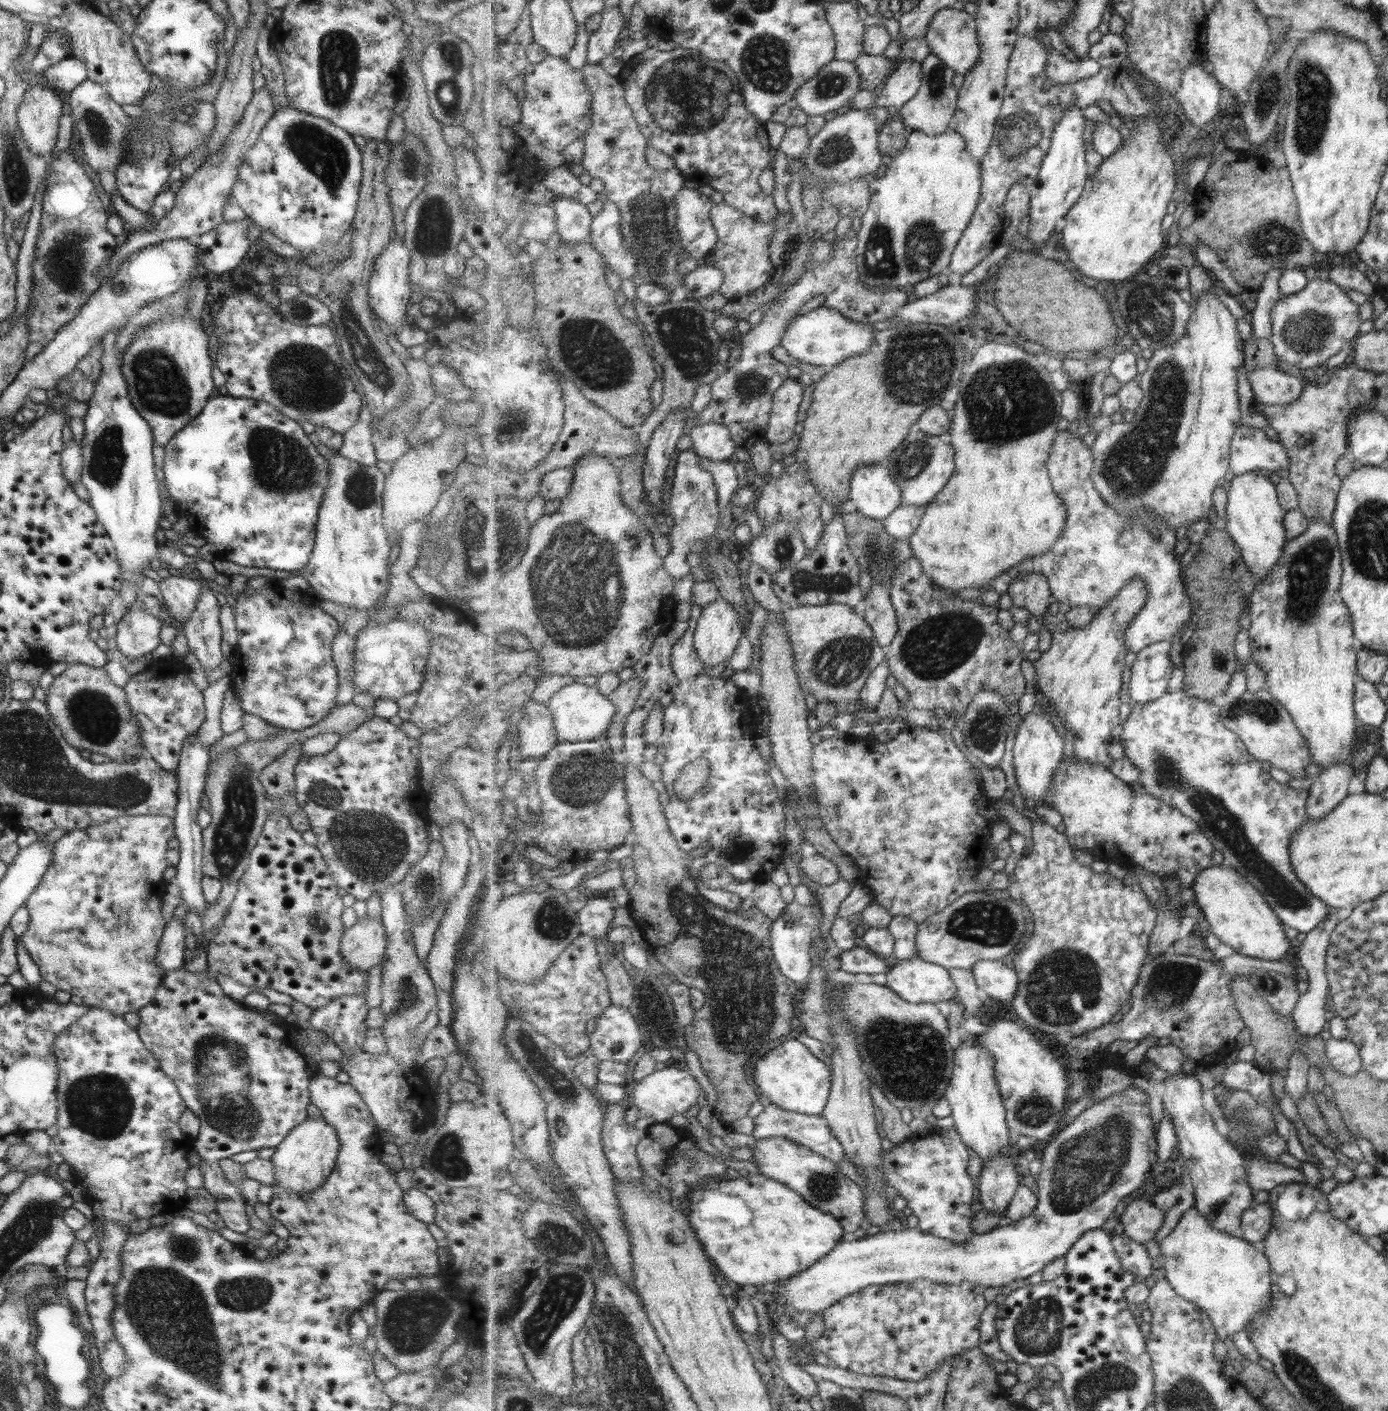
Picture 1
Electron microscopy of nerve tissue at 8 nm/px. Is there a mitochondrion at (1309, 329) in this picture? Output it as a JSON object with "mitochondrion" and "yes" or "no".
{"mitochondrion":"yes"}

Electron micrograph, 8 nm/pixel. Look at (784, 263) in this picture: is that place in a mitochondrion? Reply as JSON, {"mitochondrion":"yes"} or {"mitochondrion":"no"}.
{"mitochondrion":"no"}

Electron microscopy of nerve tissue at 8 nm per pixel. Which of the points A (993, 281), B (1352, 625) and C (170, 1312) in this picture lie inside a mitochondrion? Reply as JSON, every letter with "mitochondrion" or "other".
{"A":"other","B":"other","C":"mitochondrion"}

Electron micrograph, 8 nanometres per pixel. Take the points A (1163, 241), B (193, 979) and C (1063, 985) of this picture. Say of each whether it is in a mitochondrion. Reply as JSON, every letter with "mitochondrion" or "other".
{"A":"other","B":"other","C":"mitochondrion"}

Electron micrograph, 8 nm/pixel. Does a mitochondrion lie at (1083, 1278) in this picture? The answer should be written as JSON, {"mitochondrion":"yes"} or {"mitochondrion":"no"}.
{"mitochondrion":"no"}

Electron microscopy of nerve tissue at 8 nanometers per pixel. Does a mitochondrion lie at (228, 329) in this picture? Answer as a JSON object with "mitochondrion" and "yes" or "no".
{"mitochondrion":"no"}

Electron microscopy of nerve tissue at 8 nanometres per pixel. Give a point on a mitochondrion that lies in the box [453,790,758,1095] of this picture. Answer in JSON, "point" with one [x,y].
{"point":[551,923]}

